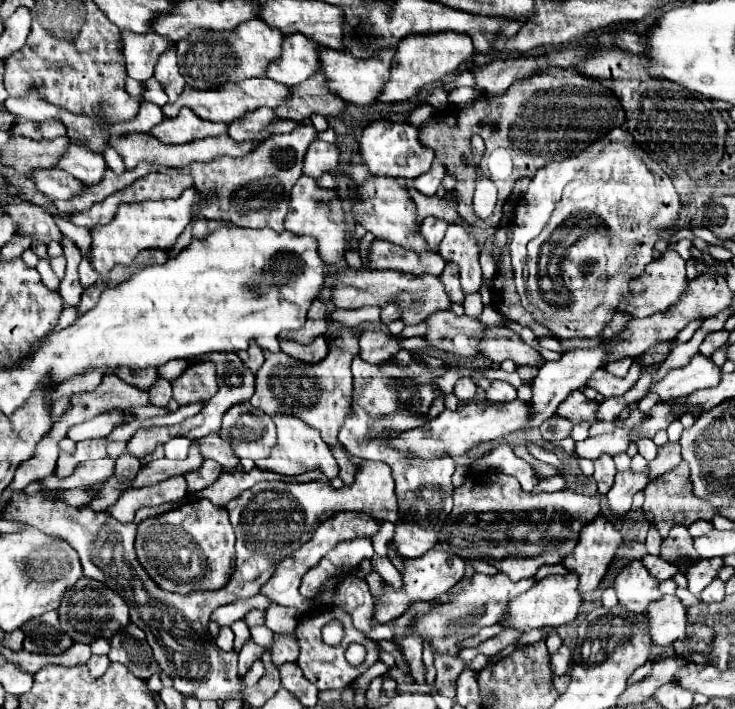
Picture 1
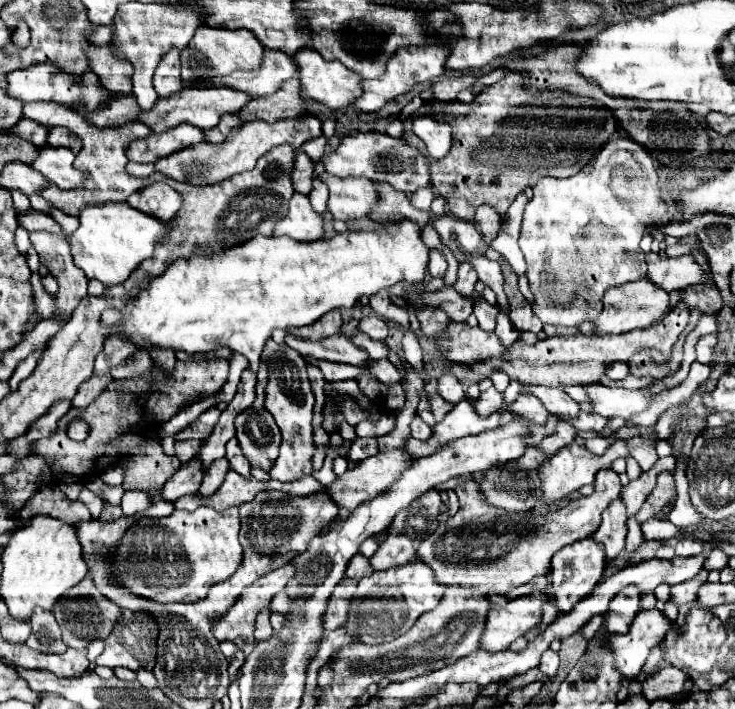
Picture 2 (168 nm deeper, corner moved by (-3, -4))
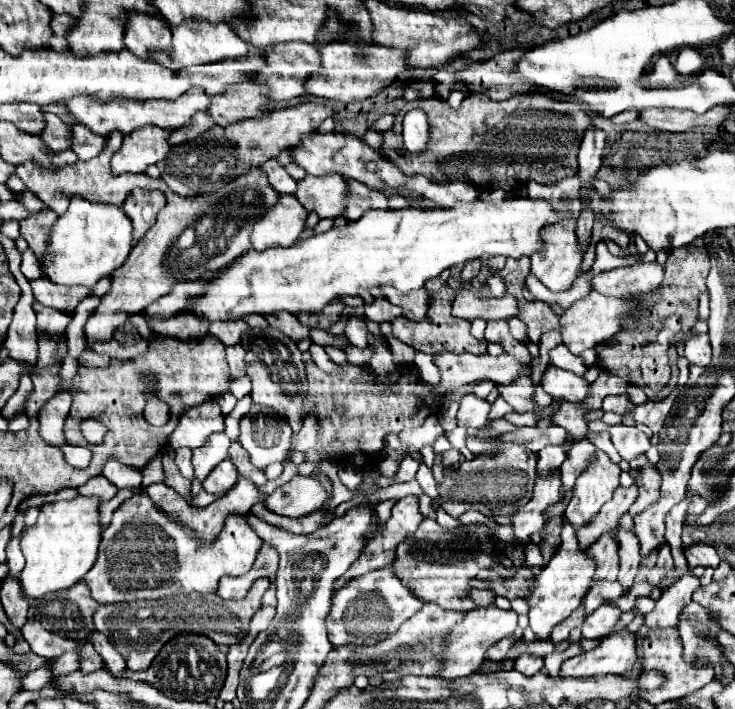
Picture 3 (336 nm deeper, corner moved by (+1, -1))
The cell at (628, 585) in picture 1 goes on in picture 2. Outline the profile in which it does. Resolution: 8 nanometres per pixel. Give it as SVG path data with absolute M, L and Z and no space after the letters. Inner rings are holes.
M627 587L623 593L619 593L617 597L613 597L607 617L605 617L605 629L607 633L627 633L633 617L639 611L639 603L641 603L641 595L637 593L635 587ZM627 593L635 593L633 597L629 597Z

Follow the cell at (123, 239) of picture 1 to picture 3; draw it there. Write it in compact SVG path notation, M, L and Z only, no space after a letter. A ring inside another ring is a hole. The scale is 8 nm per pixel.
M73 196L67 212L59 216L51 234L45 264L45 276L55 284L73 286L81 284L93 288L101 278L111 276L123 266L125 258L133 248L133 222L119 206L105 206L97 202L87 202L81 196Z

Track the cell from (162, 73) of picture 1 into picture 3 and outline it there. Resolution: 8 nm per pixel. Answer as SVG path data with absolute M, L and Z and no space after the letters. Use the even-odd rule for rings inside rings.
M133 14L129 18L129 26L125 28L125 46L131 46L133 54L143 60L153 60L153 48L169 50L171 46L171 30L167 22Z

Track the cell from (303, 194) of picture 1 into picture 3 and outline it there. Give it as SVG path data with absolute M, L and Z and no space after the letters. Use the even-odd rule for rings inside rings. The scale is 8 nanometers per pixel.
M281 194L279 202L253 226L251 248L265 250L271 246L293 246L305 230L307 210L293 194Z

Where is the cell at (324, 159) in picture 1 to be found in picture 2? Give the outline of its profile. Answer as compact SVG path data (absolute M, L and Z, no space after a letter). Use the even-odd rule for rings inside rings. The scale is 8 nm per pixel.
M301 149L293 153L291 181L293 181L293 189L297 193L303 193L303 195L311 193L311 187L313 187L313 163L309 161L309 157Z

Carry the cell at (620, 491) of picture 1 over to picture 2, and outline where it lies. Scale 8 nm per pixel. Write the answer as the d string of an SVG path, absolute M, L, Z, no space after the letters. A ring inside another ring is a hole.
M621 499L613 501L609 509L603 513L603 523L597 533L593 533L593 539L605 547L605 561L611 563L619 559L619 555L625 549L625 535L627 535L627 517L625 517L625 505L621 505Z

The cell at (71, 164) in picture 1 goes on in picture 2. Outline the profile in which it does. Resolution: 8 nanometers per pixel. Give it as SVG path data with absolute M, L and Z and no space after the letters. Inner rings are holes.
M45 145L39 149L35 161L31 163L31 169L39 171L47 181L67 191L67 189L81 187L81 181L83 181L81 173L73 169L73 161L75 161L75 155L71 149Z

